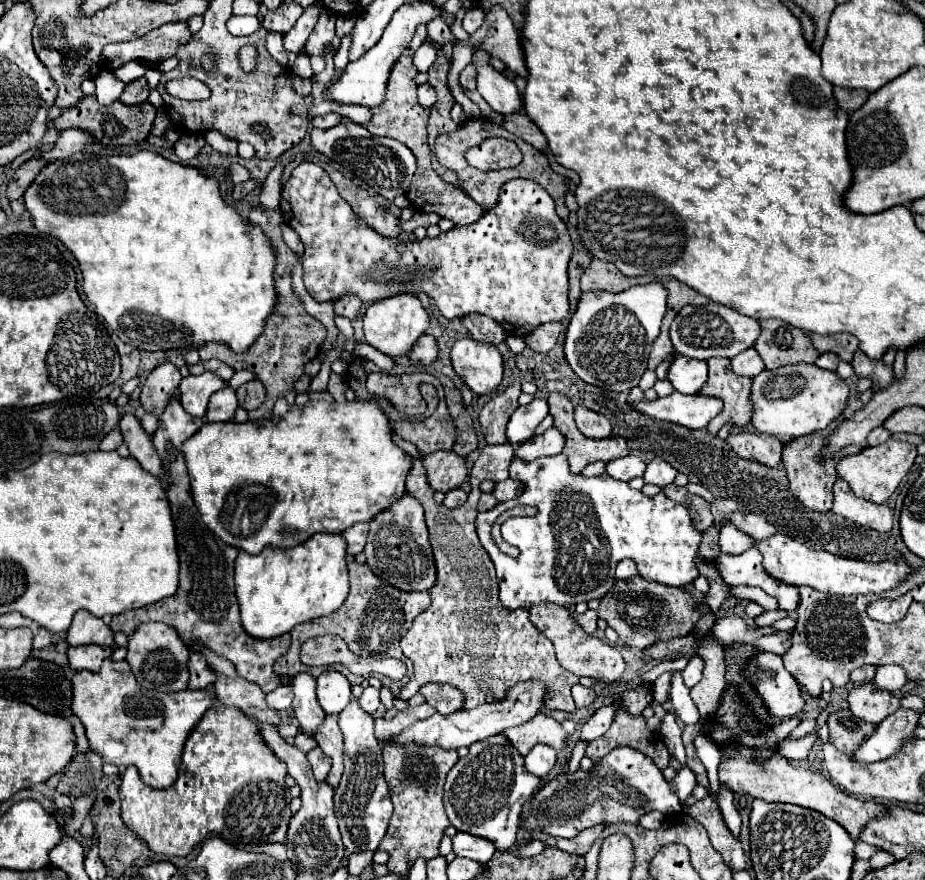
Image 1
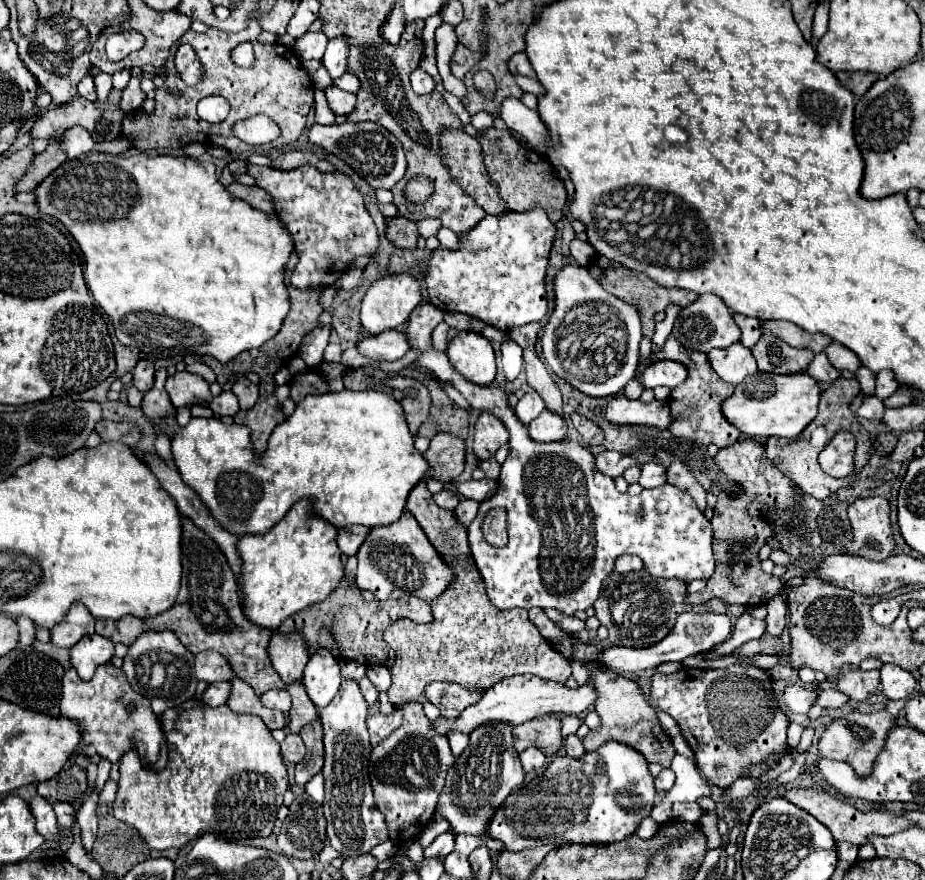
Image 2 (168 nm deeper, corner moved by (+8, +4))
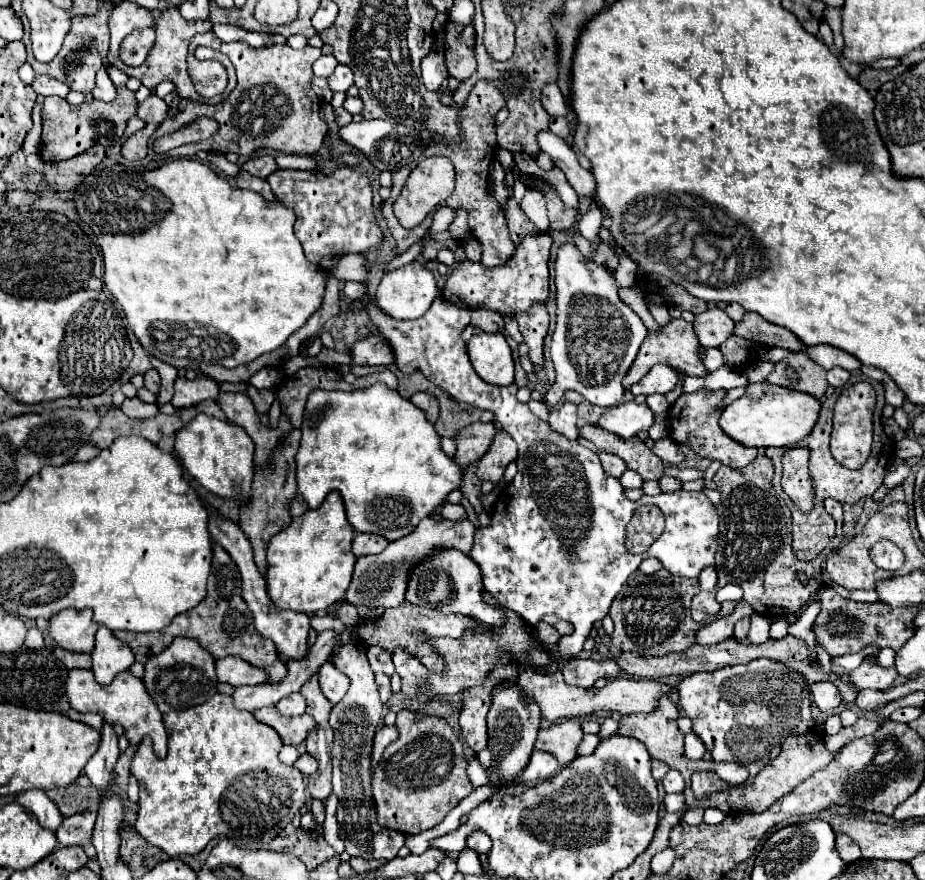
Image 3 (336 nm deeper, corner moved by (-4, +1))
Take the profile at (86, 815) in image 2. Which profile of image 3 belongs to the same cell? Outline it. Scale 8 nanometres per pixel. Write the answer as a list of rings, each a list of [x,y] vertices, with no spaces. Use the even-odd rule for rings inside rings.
[[[104,722],[104,726],[102,726],[102,748],[98,748],[98,752],[92,756],[92,760],[84,768],[84,774],[100,790],[100,794],[108,788],[108,782],[112,780],[112,772],[114,772],[114,764],[116,764],[118,756],[120,756],[118,736],[112,730],[112,726],[108,722]]]

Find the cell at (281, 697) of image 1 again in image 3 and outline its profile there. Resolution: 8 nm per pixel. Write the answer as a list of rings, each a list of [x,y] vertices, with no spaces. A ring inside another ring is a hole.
[[[294,692],[286,698],[282,698],[278,704],[276,704],[278,712],[284,714],[284,716],[300,716],[304,714],[306,710],[306,702],[304,702],[304,696],[300,692]]]

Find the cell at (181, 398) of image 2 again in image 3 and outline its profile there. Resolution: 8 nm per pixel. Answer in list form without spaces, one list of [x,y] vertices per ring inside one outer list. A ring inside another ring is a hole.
[[[176,378],[174,390],[176,392],[174,392],[172,404],[176,408],[194,406],[194,404],[204,402],[204,400],[216,400],[220,394],[220,386],[212,378],[196,378],[196,380]]]

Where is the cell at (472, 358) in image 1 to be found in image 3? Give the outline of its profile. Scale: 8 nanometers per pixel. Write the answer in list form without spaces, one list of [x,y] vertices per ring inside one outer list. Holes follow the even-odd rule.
[[[478,332],[468,340],[468,354],[476,374],[496,386],[508,386],[514,382],[512,350],[502,334]]]

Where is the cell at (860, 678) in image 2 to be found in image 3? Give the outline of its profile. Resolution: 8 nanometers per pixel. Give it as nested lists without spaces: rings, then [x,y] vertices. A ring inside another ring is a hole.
[[[874,656],[866,658],[854,672],[850,672],[850,680],[856,688],[872,688],[872,690],[888,690],[892,682],[898,678],[896,668],[882,668],[874,664]]]

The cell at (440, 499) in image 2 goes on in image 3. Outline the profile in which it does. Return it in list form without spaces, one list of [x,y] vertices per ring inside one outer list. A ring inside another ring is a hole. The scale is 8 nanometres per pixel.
[[[446,504],[440,510],[440,514],[442,514],[444,520],[452,520],[452,522],[458,522],[458,520],[464,520],[466,518],[466,510],[460,504]]]

